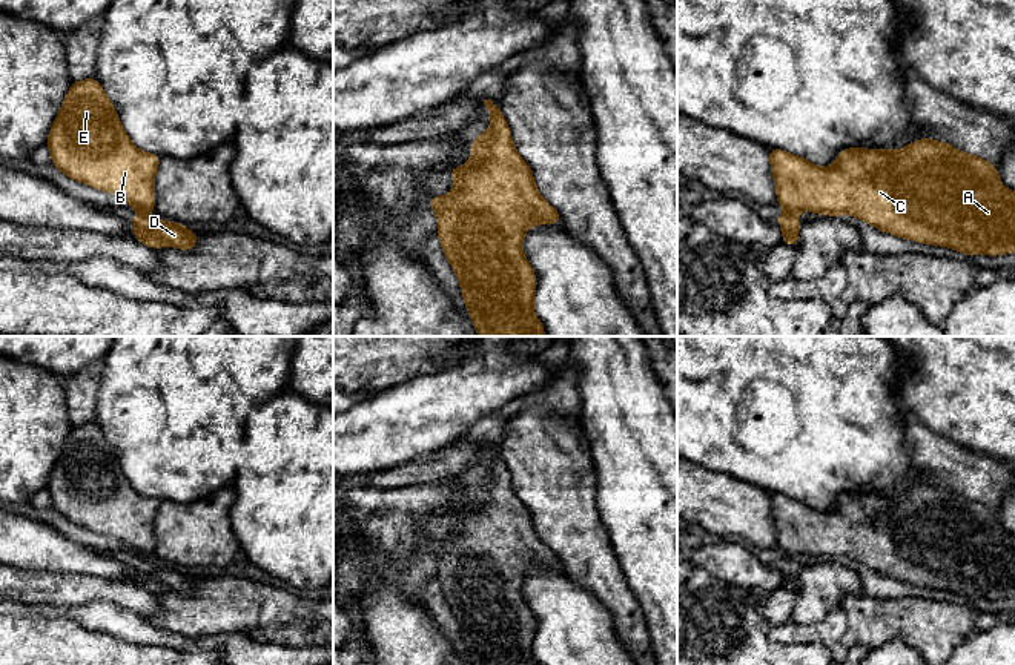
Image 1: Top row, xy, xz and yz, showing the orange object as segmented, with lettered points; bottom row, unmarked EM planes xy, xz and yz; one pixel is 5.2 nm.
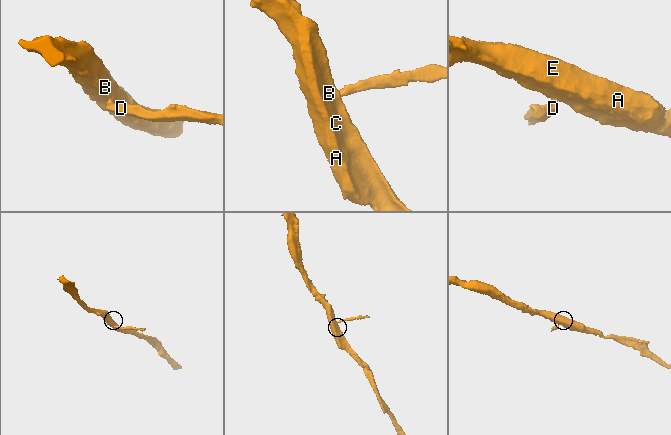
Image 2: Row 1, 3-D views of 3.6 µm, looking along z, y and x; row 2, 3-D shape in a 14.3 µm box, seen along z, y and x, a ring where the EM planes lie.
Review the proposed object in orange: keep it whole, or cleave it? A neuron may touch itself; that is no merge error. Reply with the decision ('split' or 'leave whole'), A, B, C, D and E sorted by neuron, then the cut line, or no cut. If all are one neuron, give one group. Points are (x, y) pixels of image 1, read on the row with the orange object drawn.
split | A B C E / D | yz (785, 211), (794, 214)

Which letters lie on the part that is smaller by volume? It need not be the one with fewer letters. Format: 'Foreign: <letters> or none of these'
Foreign: D

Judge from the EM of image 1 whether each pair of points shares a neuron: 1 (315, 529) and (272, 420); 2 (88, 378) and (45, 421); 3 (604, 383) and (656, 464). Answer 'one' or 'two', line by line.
1: one
2: two
3: one

